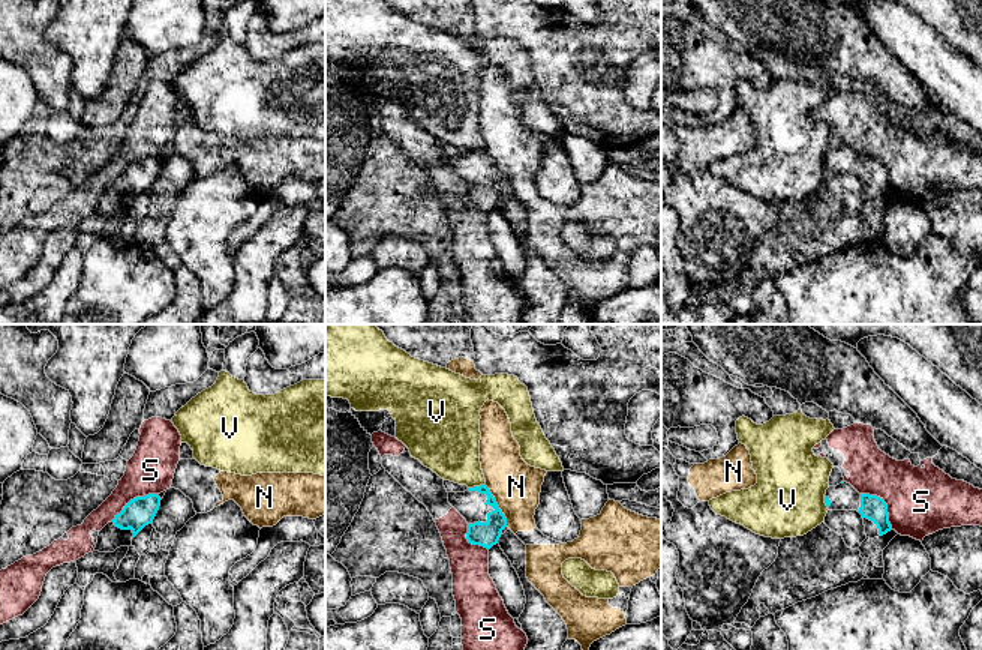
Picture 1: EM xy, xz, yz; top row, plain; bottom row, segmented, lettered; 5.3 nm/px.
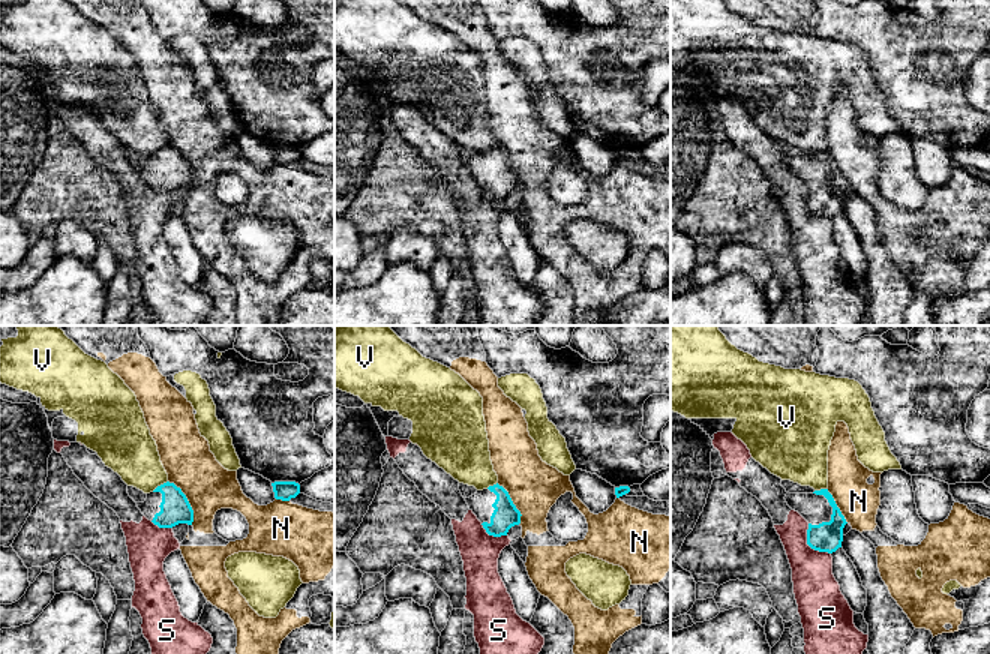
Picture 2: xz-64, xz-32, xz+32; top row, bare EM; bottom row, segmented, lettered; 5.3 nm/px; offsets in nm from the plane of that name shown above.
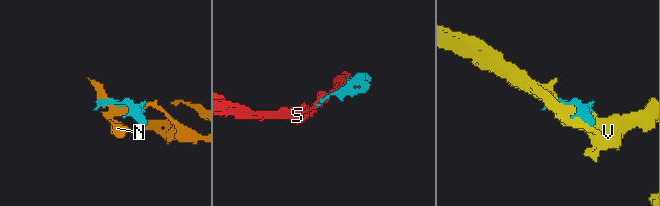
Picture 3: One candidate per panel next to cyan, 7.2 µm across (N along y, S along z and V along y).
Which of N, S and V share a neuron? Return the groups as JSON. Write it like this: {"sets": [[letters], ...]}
{"sets": [["N"], ["S"], ["V"]]}

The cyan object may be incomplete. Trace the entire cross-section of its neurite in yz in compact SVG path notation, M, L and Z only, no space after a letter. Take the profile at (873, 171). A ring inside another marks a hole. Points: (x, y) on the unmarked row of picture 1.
M847 146L829 150L825 158L825 167L829 174L858 174L864 182L865 198L870 203L892 194L885 164L877 159L859 158Z

